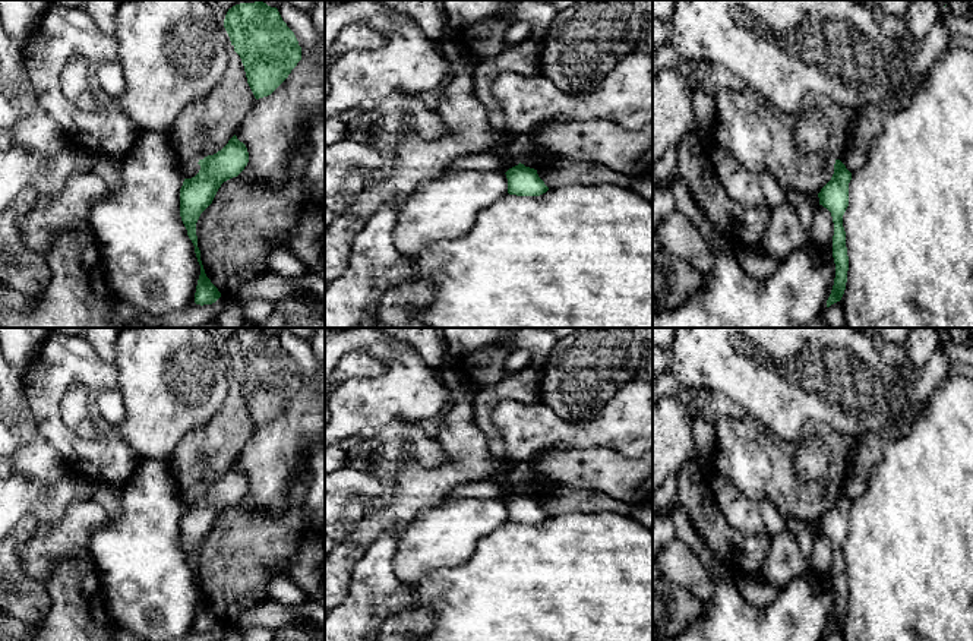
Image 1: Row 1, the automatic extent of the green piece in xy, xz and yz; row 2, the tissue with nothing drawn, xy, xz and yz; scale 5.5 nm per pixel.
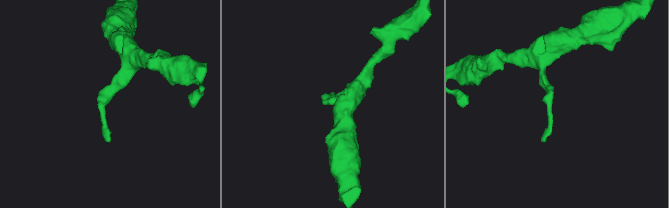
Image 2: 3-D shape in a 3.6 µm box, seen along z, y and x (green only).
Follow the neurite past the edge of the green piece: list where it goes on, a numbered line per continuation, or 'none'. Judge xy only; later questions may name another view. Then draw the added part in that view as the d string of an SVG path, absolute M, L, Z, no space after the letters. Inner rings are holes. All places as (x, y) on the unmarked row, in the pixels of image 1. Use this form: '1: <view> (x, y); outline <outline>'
none

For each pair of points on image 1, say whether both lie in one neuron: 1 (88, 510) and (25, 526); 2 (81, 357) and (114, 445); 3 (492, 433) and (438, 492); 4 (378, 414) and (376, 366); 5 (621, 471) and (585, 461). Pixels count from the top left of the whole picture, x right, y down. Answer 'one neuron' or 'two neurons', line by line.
1: two neurons
2: one neuron
3: two neurons
4: two neurons
5: one neuron

